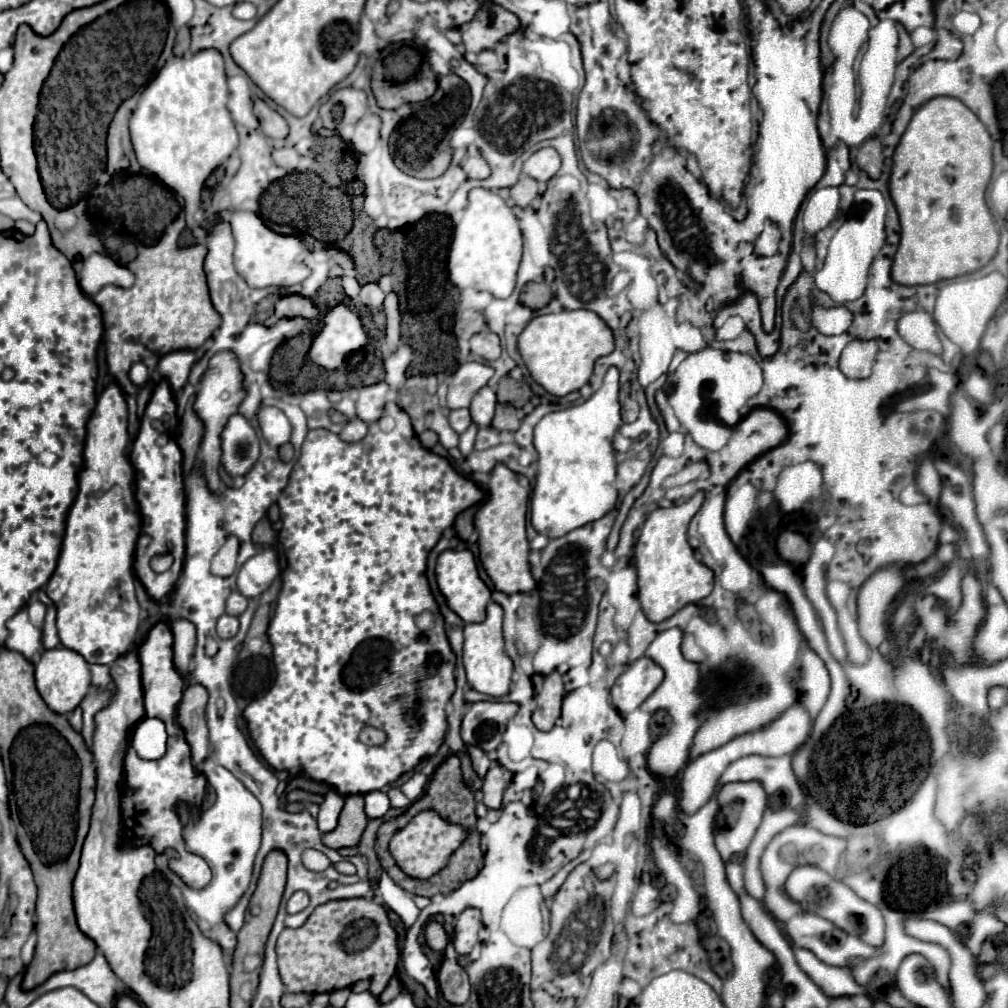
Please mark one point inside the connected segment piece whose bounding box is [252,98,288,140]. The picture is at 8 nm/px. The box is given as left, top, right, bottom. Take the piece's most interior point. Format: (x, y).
(272, 124)

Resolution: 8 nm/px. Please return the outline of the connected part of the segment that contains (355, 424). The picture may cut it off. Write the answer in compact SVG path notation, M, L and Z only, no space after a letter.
M352 418L352 420L348 420L344 424L344 428L342 428L342 432L338 436L344 442L358 442L358 440L362 440L366 436L366 432L368 432L368 424L362 422L360 418Z

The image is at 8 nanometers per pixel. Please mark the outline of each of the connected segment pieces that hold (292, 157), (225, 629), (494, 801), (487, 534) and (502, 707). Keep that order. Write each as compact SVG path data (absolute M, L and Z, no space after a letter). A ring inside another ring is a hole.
M274 148L272 158L278 166L296 166L296 160L300 160L300 154L296 154L290 148Z
M228 614L220 616L218 626L216 626L220 638L232 638L232 636L236 636L238 634L238 628L240 628L238 618L236 616L228 616Z
M492 766L484 778L484 804L488 808L498 810L502 806L502 794L506 790L506 780L504 780L504 768L502 766Z
M498 464L492 470L492 480L488 484L488 500L476 514L476 530L480 534L480 560L494 580L498 592L514 594L514 592L530 592L536 588L536 582L530 574L528 564L528 538L526 538L526 512L528 512L528 494L530 482L524 474L512 472L508 466Z
M474 702L462 722L462 740L492 752L502 742L506 722L518 712L514 702Z

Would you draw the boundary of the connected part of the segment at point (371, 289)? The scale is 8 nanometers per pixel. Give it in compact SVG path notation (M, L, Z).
M366 284L366 286L362 286L358 300L360 300L360 304L364 304L368 308L380 308L384 298L386 298L386 294L378 288L378 284Z

